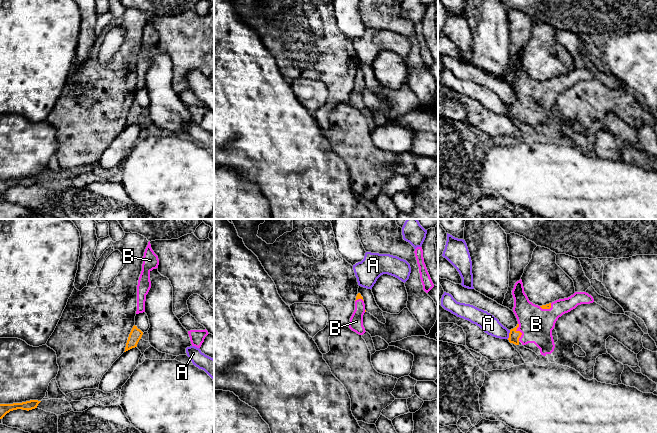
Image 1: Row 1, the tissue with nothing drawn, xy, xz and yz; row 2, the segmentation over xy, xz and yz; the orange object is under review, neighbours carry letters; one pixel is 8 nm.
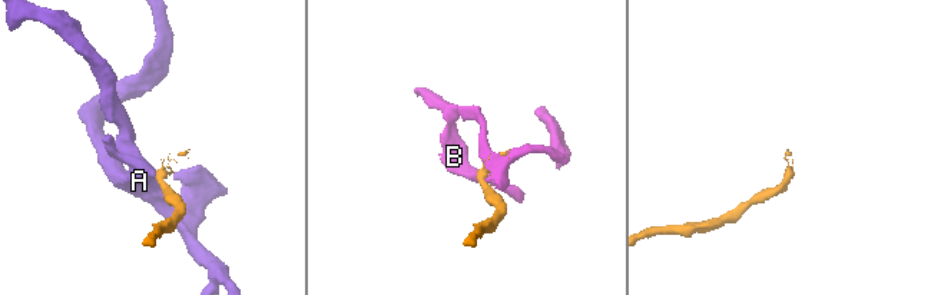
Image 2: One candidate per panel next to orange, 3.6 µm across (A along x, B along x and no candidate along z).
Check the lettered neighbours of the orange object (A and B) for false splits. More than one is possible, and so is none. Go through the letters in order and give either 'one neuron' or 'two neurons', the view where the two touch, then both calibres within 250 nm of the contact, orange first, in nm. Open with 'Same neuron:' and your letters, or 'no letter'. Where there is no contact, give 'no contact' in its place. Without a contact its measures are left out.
Same neuron: B
A: two neurons; meets orange in yz; 90 nm thick on the orange side, 150 nm on the other
B: one neuron; meets orange in yz; 90 nm thick on the orange side, 280 nm on the other

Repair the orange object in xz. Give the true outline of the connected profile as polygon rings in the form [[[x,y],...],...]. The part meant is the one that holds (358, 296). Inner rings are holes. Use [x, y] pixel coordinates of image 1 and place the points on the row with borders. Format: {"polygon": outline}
{"polygon": [[[358,293],[355,300],[355,310],[350,318],[349,328],[359,335],[363,335],[366,332],[363,326],[363,315],[365,312],[363,297]]]}

